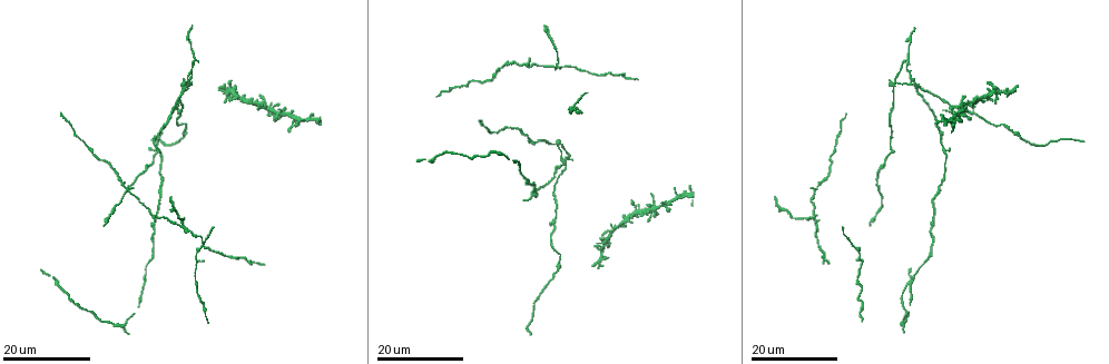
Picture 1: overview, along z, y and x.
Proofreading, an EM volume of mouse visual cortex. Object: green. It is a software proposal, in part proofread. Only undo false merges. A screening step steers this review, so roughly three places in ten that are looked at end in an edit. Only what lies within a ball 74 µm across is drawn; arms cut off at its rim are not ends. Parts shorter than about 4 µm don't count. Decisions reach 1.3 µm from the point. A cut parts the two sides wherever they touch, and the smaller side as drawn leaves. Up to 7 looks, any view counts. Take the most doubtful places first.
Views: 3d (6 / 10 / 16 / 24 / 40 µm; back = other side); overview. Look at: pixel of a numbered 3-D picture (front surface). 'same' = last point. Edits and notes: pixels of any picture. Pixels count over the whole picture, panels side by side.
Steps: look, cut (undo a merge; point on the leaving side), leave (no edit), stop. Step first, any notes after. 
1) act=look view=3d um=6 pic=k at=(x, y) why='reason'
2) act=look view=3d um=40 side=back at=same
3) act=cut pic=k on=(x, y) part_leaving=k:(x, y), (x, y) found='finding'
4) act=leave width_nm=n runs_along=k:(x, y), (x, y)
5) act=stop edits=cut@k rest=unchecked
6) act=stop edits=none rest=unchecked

act=look view=3d um=24 pic=1 at=(195, 58) why='four or more arms meet'

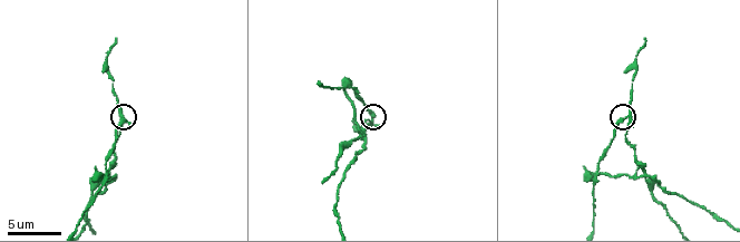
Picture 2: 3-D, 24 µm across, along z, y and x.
act=look view=3d um=6 pic=2 at=(626, 117)

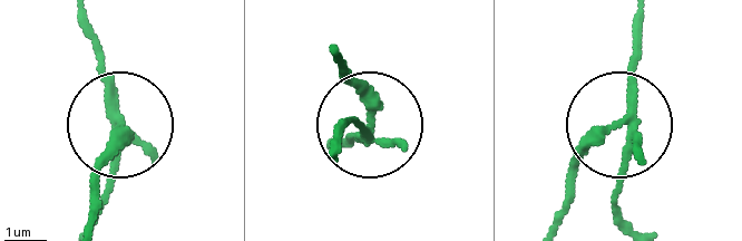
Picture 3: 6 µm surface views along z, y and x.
act=cut pic=3 on=(111, 158) arms=4 part_leaving=3:(115, 117), (94, 177), (94, 231) found='two cells meet here'

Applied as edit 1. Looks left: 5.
act=look view=3d um=24 pic=1 at=(180, 224) why='arms part here'

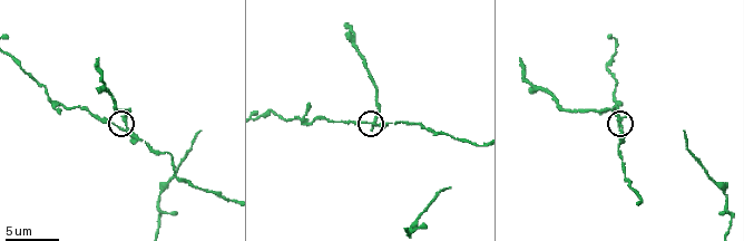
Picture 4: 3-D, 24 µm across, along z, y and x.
act=look view=3d um=10 pic=4 at=(373, 122)

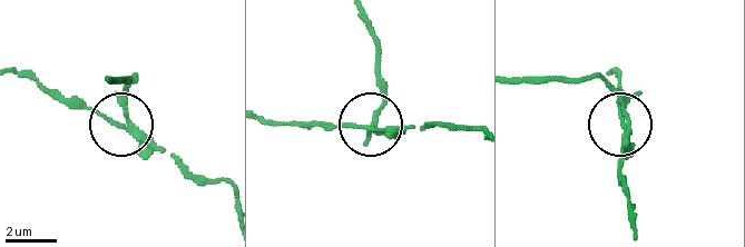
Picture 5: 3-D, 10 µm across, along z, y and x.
act=cut pic=5 on=(124, 92) side_arm_um=14 part_leaving=5:(128, 127), (135, 78), (114, 78) found='a second cell is stuck on'

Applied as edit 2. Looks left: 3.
act=look view=3d um=24 pic=1 at=(998, 92)

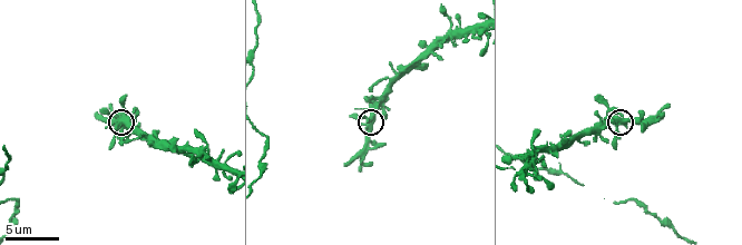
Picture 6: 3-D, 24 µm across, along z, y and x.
act=look view=3d um=6 pic=6 at=(623, 121) why='zoom in'

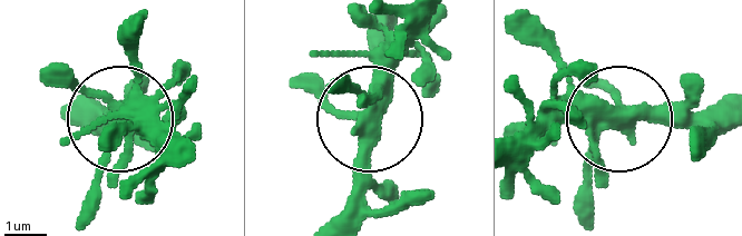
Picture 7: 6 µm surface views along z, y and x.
act=leave arms=4 found='continuous, no second cell'

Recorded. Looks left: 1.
act=look view=3d um=6 pic=4 at=(725, 199) why='thin neck'

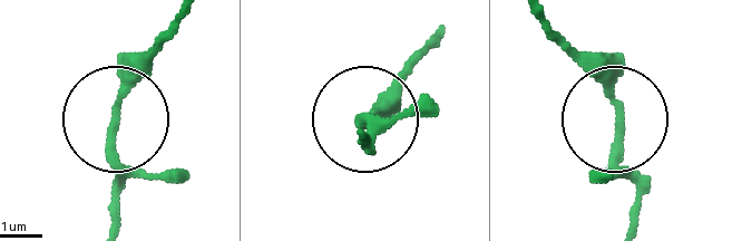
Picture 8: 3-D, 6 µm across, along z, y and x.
act=leave found='one cell here'

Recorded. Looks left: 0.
act=stop edits=cut@3,cut@5 rest=unchecked

